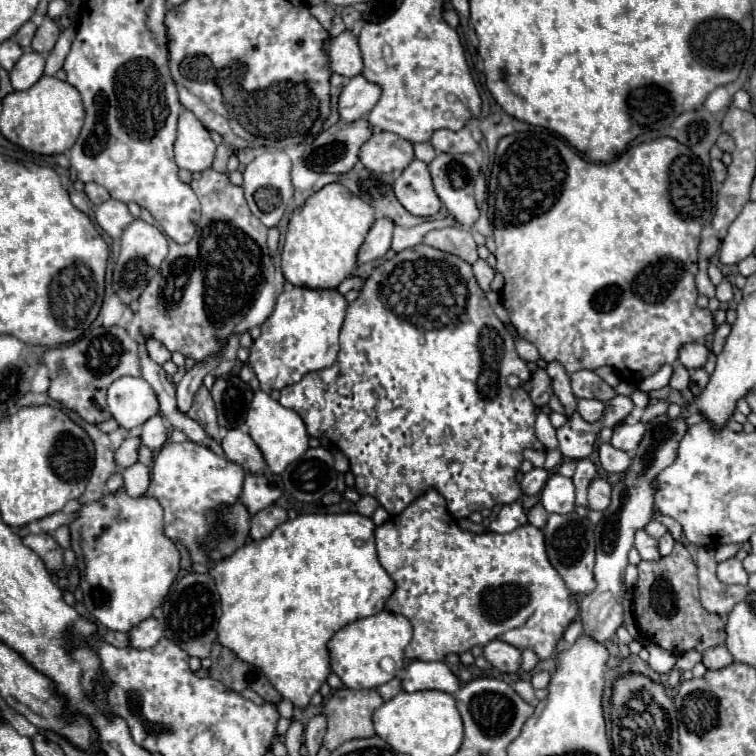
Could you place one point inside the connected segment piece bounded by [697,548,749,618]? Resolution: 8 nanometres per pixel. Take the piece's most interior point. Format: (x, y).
(716, 597)

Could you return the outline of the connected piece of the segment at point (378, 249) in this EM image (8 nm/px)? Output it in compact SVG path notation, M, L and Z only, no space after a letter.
M379 218L375 220L375 224L371 226L365 242L359 248L357 254L357 264L361 266L361 262L371 262L375 258L383 258L385 252L391 248L391 236L393 236L393 222L387 218Z

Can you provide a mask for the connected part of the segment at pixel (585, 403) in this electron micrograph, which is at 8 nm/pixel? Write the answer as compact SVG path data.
M579 400L579 404L577 404L577 410L585 422L597 422L603 414L603 408L605 408L605 404L597 402L597 400Z

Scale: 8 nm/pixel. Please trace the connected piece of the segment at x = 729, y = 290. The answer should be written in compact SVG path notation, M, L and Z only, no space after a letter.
M723 278L723 282L717 286L717 300L723 302L723 304L733 300L733 286L731 286L731 282L727 278Z

